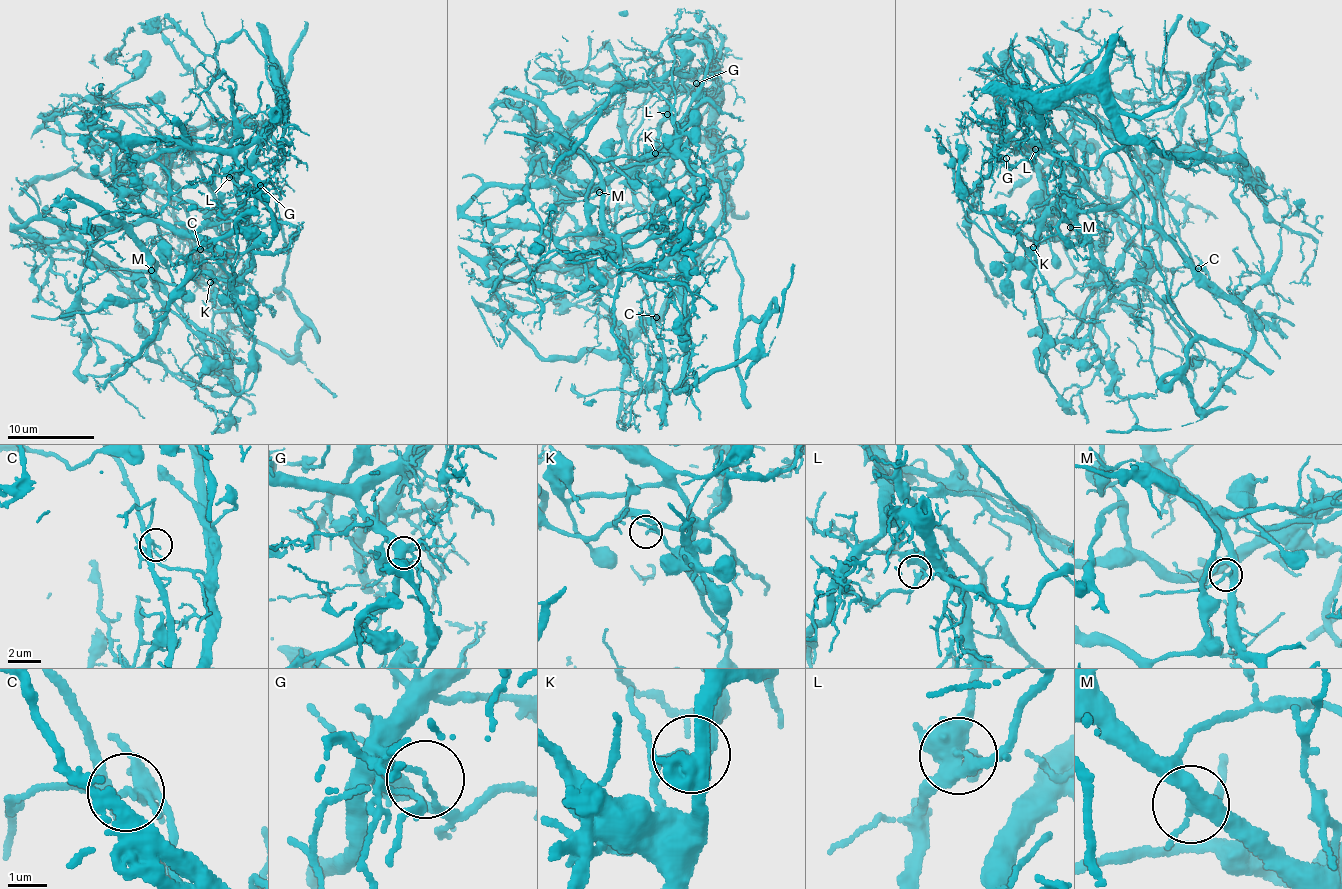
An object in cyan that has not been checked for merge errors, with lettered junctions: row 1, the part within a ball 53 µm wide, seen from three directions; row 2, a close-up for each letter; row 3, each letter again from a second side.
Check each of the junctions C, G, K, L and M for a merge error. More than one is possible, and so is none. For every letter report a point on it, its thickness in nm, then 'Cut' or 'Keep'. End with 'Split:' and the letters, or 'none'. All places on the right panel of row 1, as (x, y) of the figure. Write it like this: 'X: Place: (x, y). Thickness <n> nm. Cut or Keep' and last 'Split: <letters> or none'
C: Place: (1198, 268). Thickness 280 nm. Cut
G: Place: (1006, 158). Thickness 100 nm. Cut
K: Place: (1033, 247). Thickness 130 nm. Cut
L: Place: (1035, 149). Thickness 180 nm. Keep
M: Place: (1070, 227). Thickness 320 nm. Keep
Split: C, G, K

